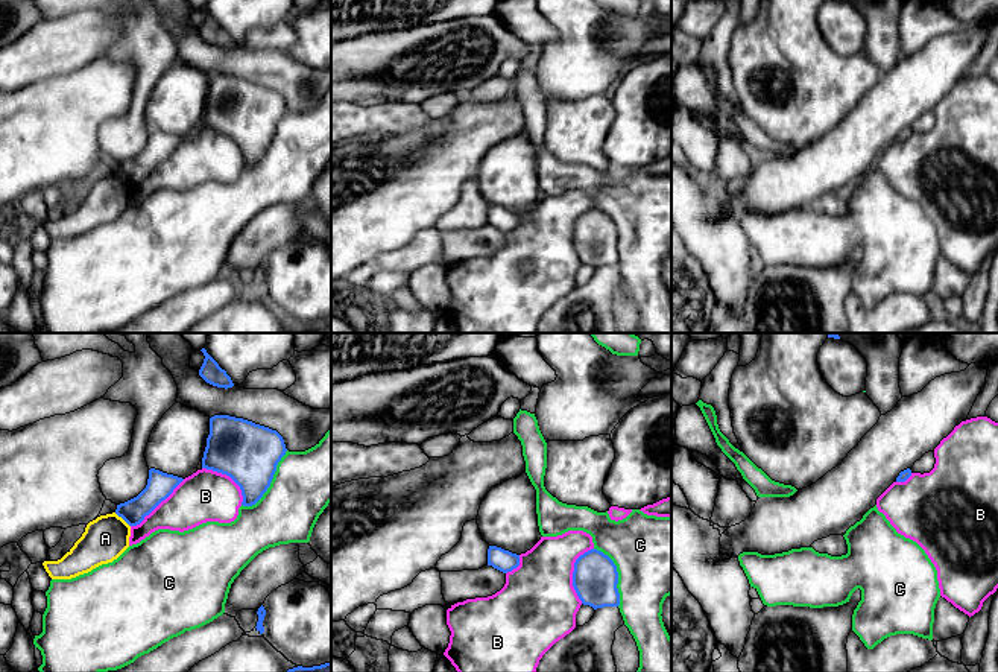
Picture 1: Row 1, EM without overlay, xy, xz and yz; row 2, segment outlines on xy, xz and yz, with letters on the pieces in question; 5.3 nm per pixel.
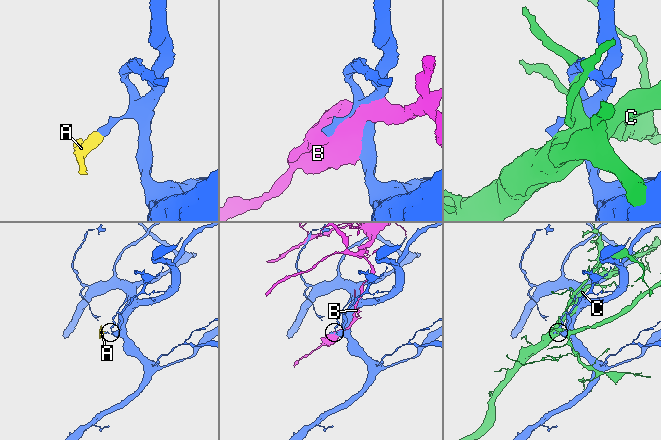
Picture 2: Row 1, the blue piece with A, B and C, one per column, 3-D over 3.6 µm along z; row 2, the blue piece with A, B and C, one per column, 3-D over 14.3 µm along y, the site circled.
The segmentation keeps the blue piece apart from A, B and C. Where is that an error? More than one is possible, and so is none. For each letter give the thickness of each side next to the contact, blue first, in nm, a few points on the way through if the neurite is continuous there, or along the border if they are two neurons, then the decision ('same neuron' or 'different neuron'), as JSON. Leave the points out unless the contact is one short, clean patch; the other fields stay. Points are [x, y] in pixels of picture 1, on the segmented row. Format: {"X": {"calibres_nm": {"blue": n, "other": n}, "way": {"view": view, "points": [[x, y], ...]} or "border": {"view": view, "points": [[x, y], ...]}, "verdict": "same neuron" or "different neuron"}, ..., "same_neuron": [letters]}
{"A": {"calibres_nm": {"blue": 140, "other": 240}, "border": {"view": "xy", "points": [[114, 513], [129, 526]]}, "verdict": "different neuron"}, "B": {"calibres_nm": {"blue": 240, "other": 420}, "verdict": "different neuron"}, "C": {"calibres_nm": {"blue": 320, "other": 320}, "verdict": "different neuron"}, "same_neuron": []}

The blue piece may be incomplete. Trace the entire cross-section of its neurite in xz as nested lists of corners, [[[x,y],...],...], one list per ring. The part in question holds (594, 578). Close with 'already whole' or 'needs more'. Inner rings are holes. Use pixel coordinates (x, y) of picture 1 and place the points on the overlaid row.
[[[597,549],[580,555],[574,563],[573,587],[583,605],[594,610],[618,607],[618,572],[614,561]]]; already whole

